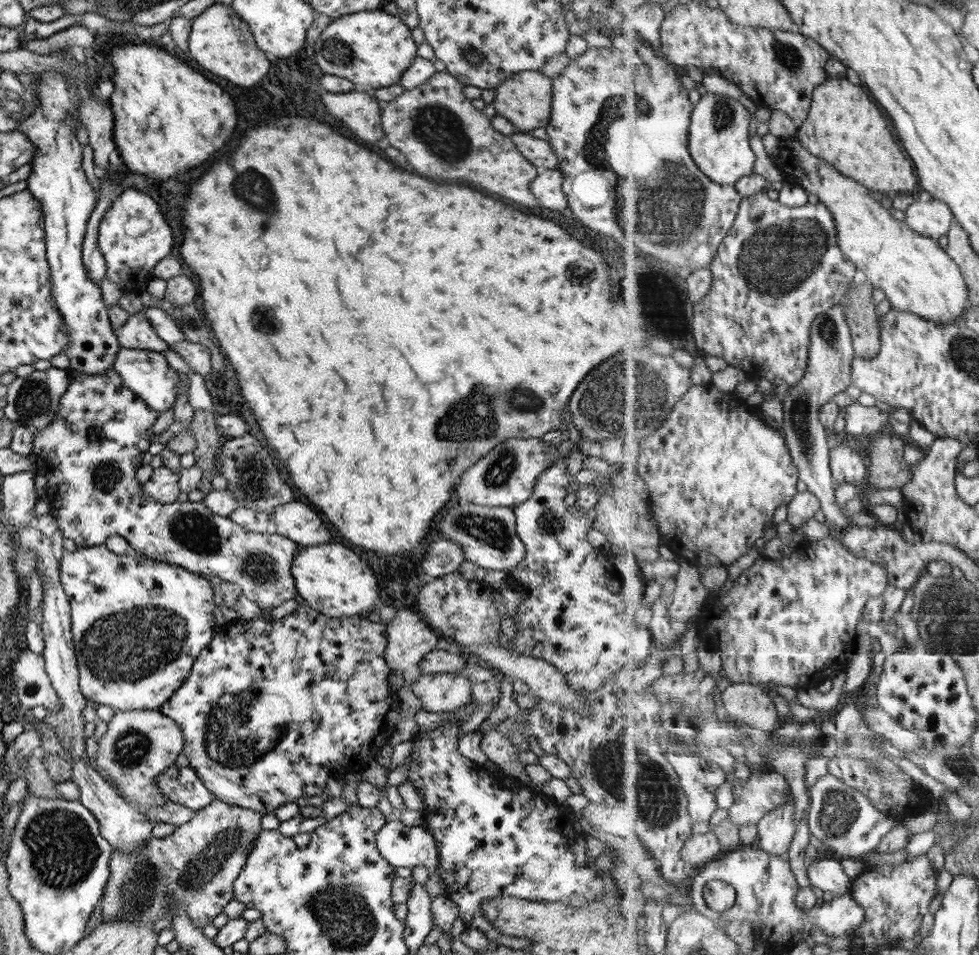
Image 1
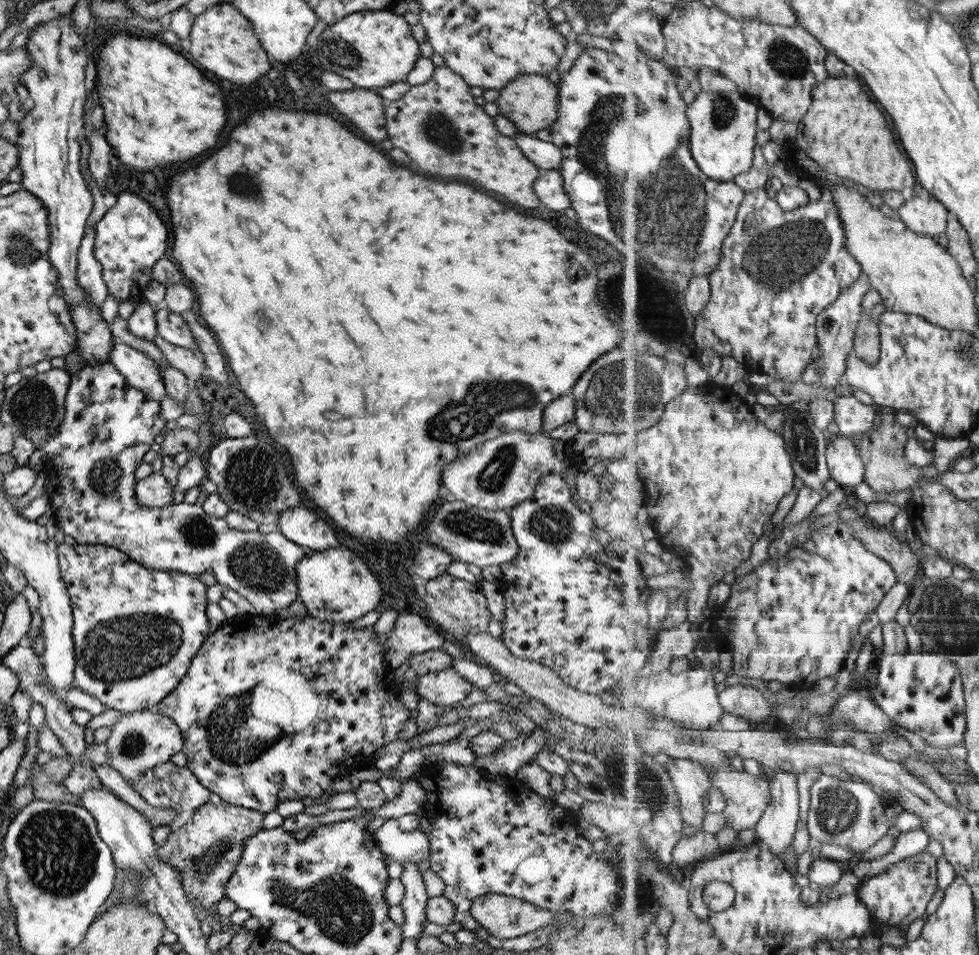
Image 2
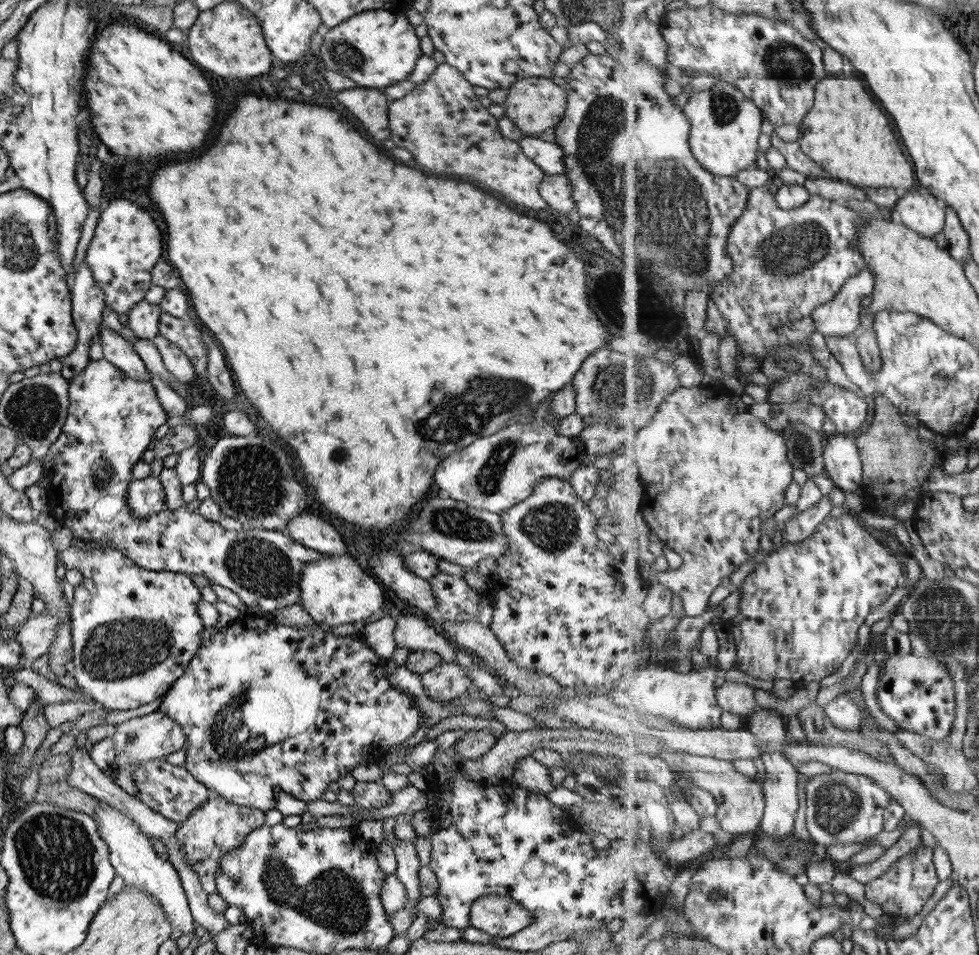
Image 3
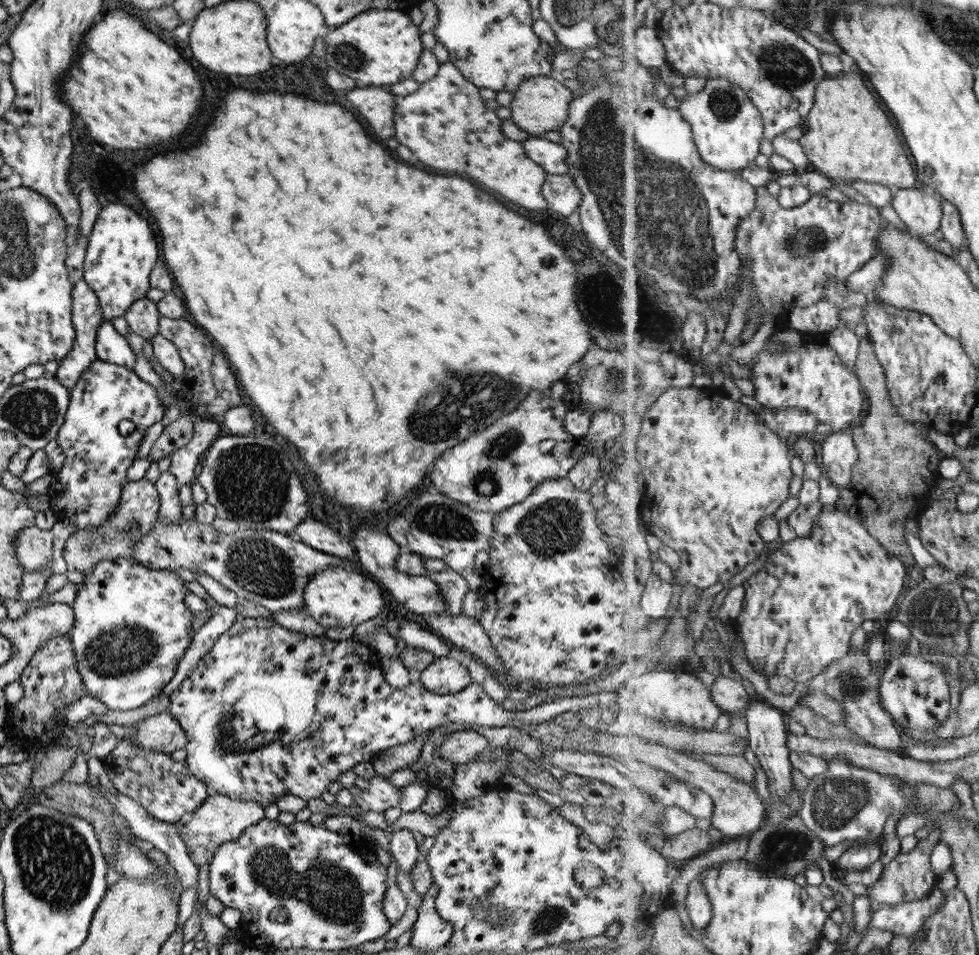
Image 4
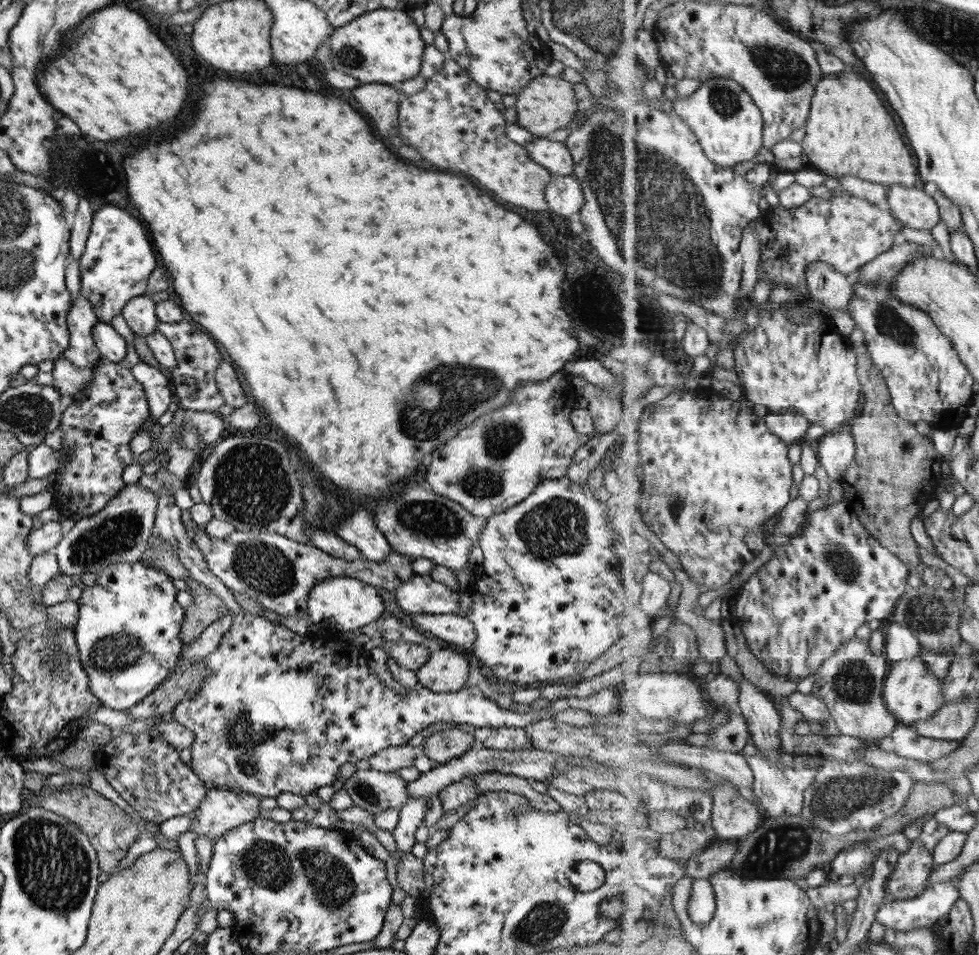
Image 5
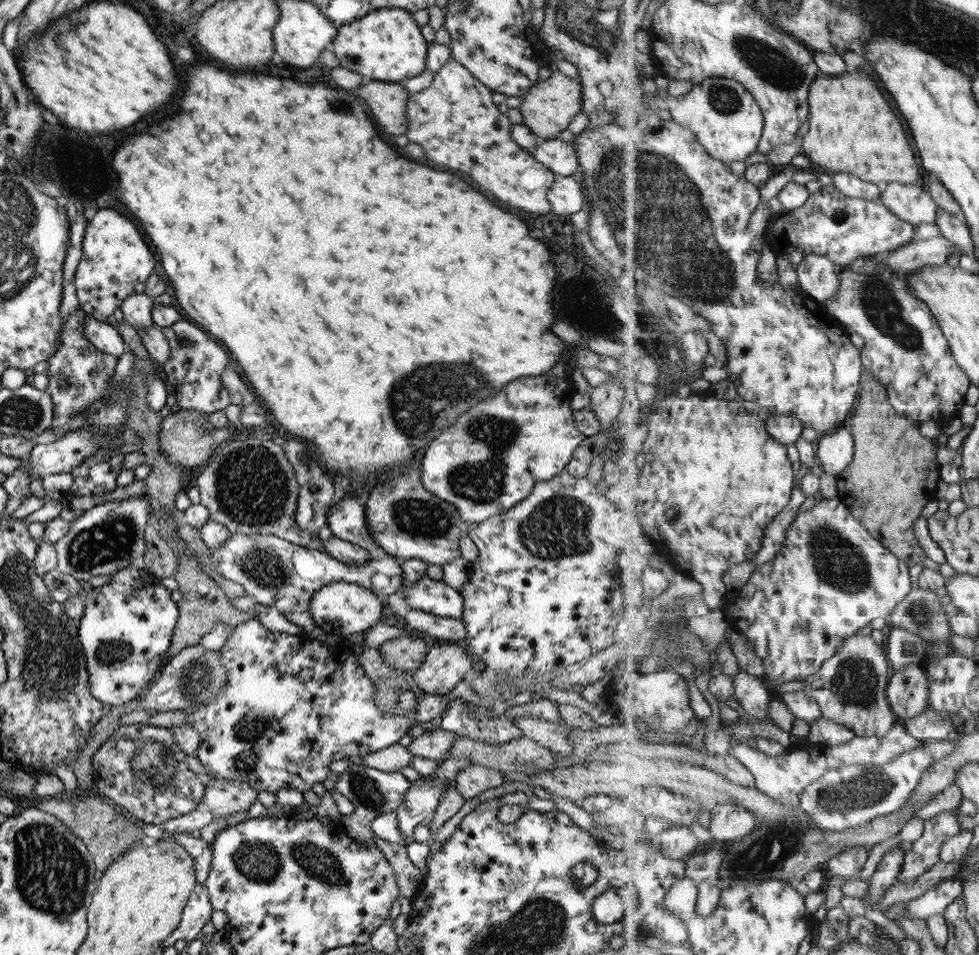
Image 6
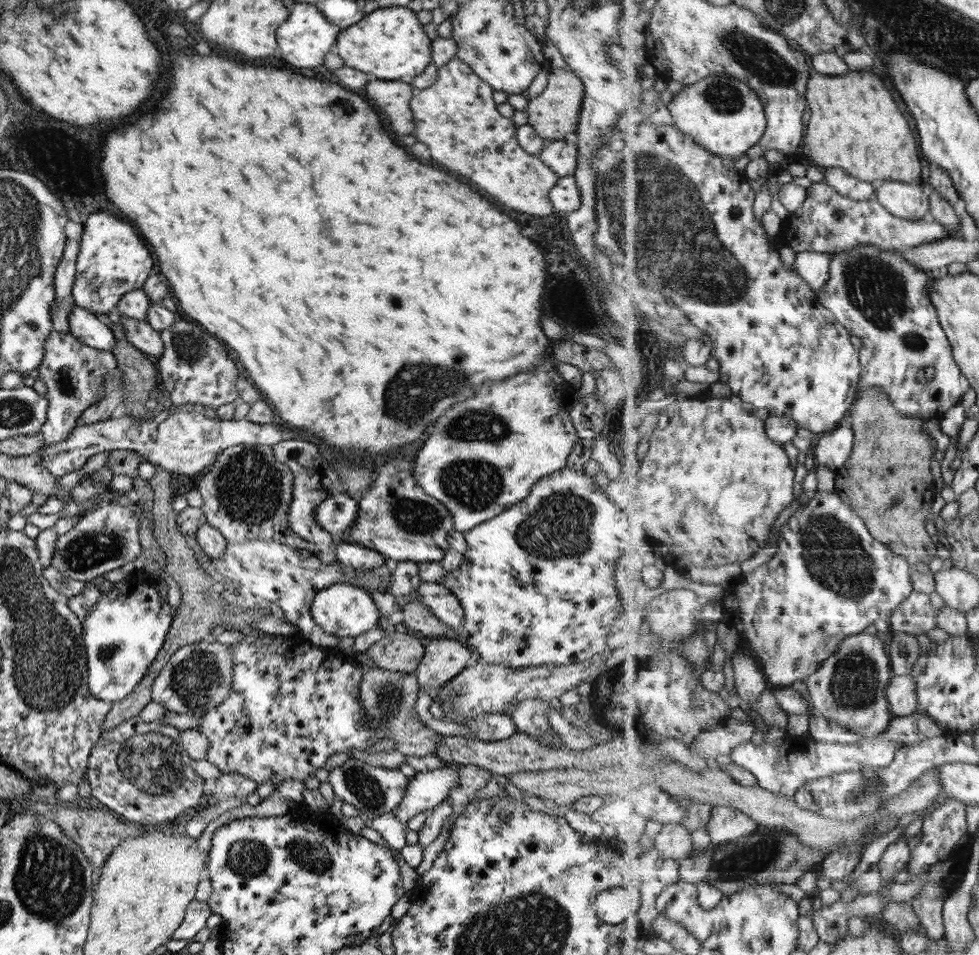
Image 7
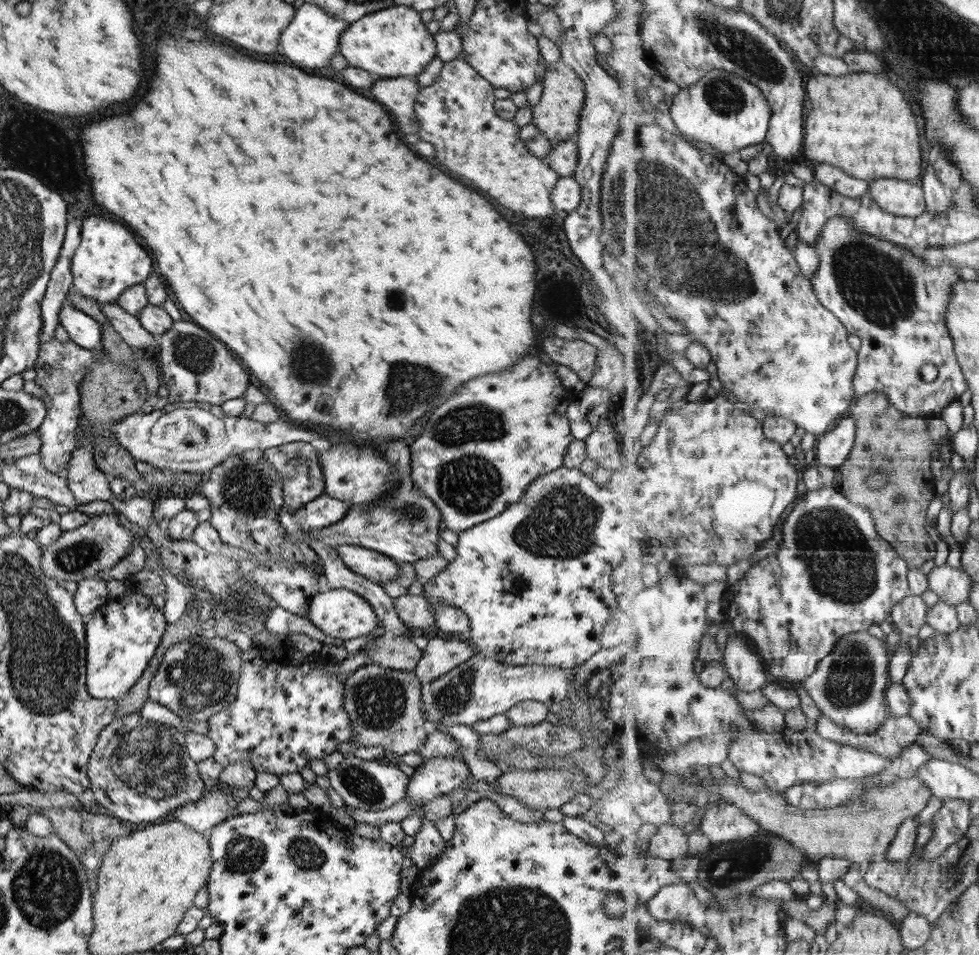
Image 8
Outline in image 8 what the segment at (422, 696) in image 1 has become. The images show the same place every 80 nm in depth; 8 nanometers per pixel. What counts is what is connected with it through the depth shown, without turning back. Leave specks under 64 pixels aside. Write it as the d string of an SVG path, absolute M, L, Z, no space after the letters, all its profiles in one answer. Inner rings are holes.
M432 637L426 640L421 649L421 656L413 671L421 686L445 676L471 656L471 645L465 639L456 641Z

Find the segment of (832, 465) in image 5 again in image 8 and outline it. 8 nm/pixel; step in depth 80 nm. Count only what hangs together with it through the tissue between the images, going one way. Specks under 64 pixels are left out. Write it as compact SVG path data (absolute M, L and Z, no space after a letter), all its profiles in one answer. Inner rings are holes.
M851 416L843 417L818 440L815 459L820 465L838 468L849 458L857 431L856 420Z

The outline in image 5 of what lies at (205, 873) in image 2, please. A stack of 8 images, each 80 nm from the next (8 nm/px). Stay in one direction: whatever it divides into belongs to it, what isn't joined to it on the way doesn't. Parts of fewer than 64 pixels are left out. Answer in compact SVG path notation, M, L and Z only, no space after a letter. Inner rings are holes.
M243 791L208 792L206 800L197 808L188 831L203 834L209 840L259 817L259 801L255 795Z

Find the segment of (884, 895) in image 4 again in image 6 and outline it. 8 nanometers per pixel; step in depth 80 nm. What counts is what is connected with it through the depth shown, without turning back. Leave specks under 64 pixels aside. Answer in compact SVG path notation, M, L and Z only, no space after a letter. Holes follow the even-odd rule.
M953 812L939 813L925 821L925 830L923 836L912 844L911 851L906 852L905 862L902 873L900 874L900 883L912 883L919 876L924 875L932 866L939 864L941 860L941 849L943 844L951 838L961 834L961 822Z

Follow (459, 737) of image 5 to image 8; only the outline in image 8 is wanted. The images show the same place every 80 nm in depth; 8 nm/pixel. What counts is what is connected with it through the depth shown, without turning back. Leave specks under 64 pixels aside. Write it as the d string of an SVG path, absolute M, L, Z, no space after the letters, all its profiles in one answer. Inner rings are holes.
M370 663L345 678L342 709L346 712L355 746L381 746L393 756L416 752L423 744L427 726L419 710L421 684L413 671L397 671Z

